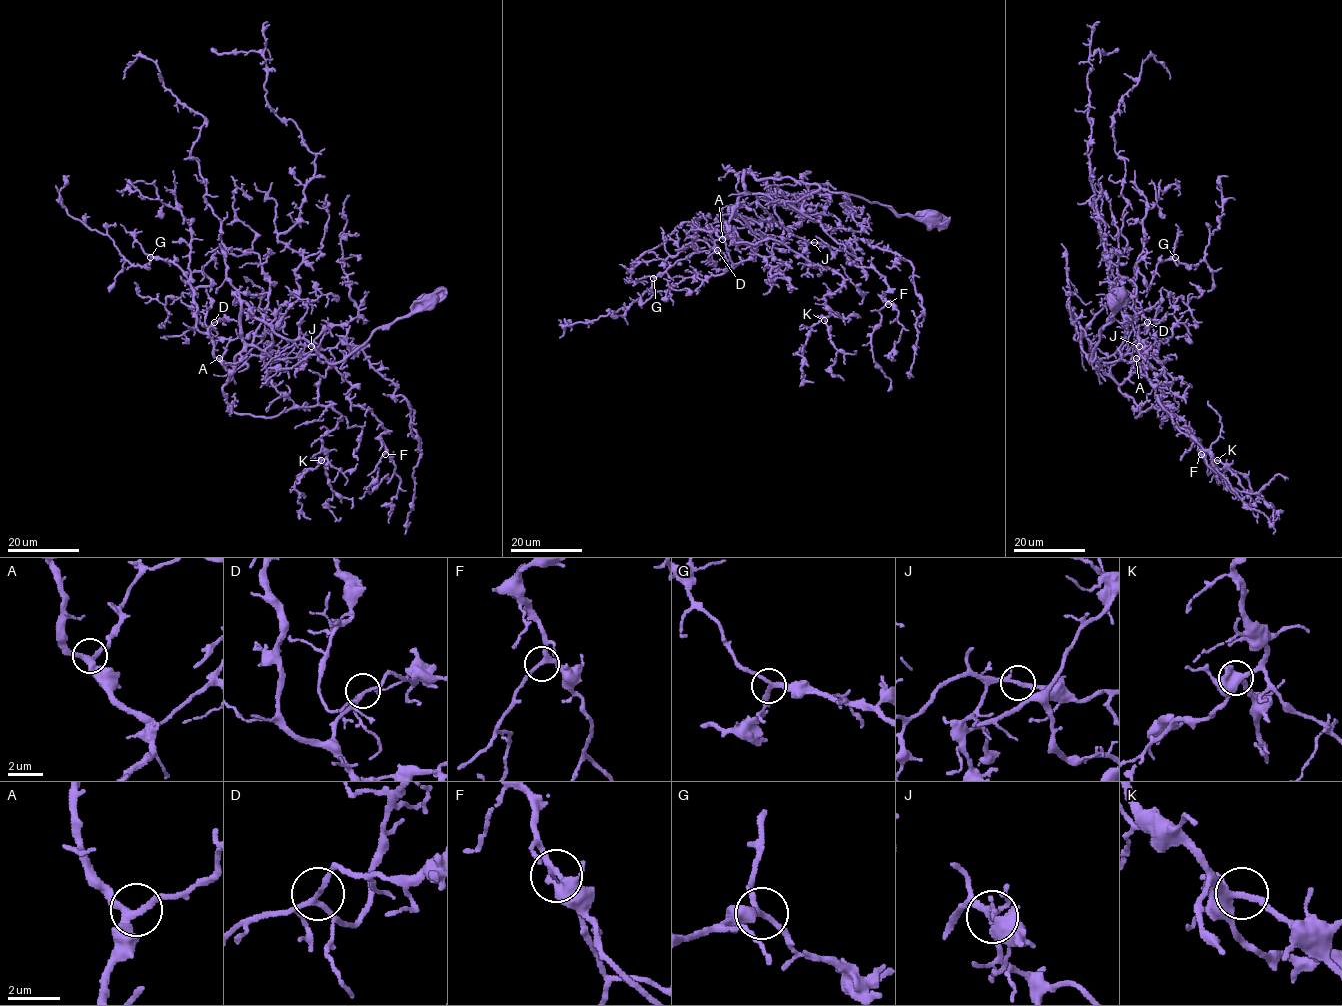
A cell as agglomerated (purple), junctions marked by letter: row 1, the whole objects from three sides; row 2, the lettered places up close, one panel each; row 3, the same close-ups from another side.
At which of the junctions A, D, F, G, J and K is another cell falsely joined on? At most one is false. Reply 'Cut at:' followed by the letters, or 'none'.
Cut at: none

